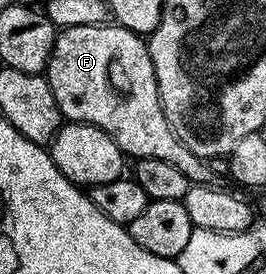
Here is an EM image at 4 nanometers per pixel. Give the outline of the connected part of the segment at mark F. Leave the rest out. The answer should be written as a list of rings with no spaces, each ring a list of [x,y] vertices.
[[[118,23],[59,29],[55,35],[51,57],[47,60],[45,76],[53,91],[53,99],[57,99],[57,107],[68,122],[80,121],[105,131],[105,135],[109,135],[128,158],[165,159],[165,163],[173,163],[173,167],[177,167],[177,171],[181,171],[188,182],[196,185],[216,184],[217,175],[209,171],[206,160],[189,151],[189,147],[185,147],[185,143],[177,139],[165,119],[165,111],[161,107],[157,91],[157,75],[153,71],[153,59],[147,50],[146,40],[140,34],[129,31]]]

